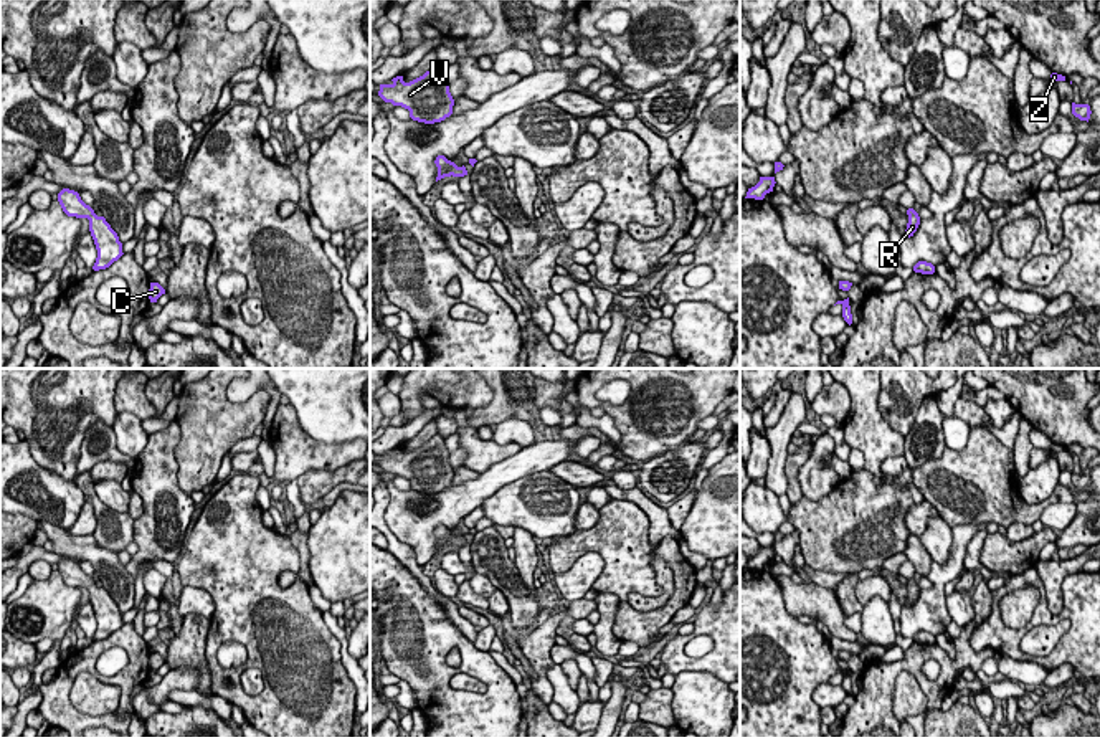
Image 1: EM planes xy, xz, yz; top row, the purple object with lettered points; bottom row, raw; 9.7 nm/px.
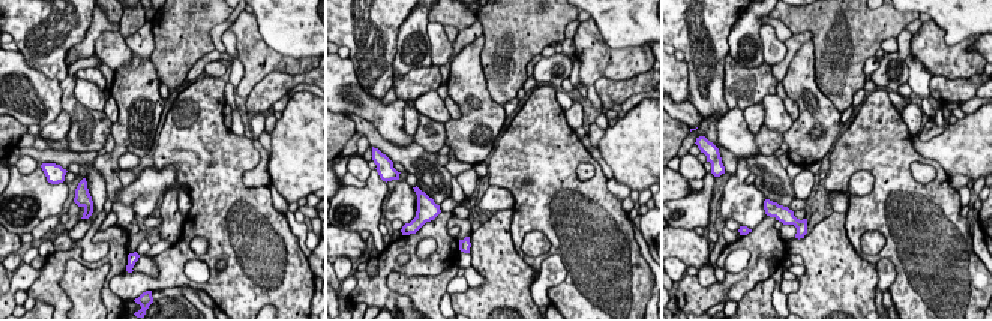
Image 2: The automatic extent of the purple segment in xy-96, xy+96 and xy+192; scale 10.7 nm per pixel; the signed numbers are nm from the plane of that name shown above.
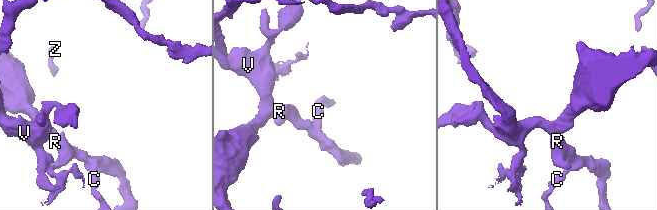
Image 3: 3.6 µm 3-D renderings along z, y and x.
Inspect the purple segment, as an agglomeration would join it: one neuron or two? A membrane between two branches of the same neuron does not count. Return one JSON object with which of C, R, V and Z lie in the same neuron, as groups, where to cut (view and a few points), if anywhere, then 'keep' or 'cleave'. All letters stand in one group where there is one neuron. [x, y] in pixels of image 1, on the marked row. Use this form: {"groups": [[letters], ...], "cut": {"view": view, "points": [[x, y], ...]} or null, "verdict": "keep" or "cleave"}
{"groups": [["C", "R", "V", "Z"]], "cut": null, "verdict": "keep"}

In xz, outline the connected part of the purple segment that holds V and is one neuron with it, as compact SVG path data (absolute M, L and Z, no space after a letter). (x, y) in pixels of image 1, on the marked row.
M439 63L410 83L405 83L403 76L391 81L391 84L380 84L378 96L385 102L408 109L413 121L434 124L453 114L454 99Z

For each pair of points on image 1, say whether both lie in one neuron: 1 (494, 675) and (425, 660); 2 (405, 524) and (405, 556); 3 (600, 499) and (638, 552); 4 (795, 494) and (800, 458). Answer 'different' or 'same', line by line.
1: same
2: different
3: different
4: same

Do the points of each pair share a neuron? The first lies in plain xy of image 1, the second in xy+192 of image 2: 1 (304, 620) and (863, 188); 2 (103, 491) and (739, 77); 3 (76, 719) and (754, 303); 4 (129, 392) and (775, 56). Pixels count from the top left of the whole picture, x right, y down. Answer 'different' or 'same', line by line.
1: different
2: different
3: different
4: different

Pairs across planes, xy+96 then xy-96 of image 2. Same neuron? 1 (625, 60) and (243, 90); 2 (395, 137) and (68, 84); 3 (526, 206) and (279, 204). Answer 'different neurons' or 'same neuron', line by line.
1: same neuron
2: different neurons
3: different neurons

